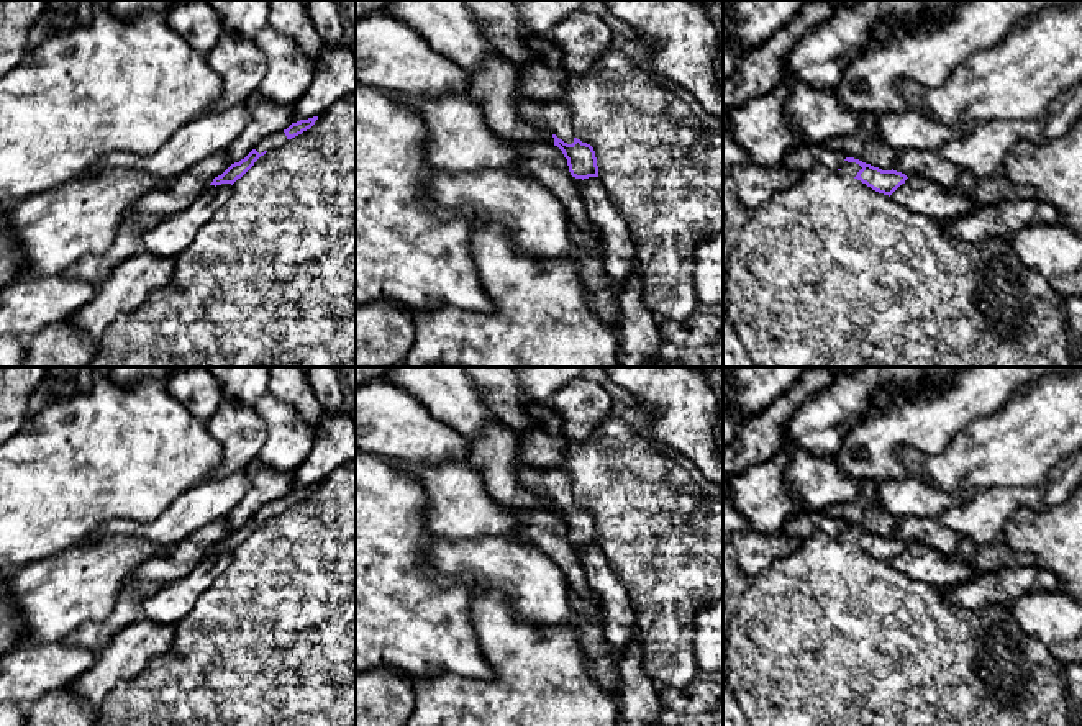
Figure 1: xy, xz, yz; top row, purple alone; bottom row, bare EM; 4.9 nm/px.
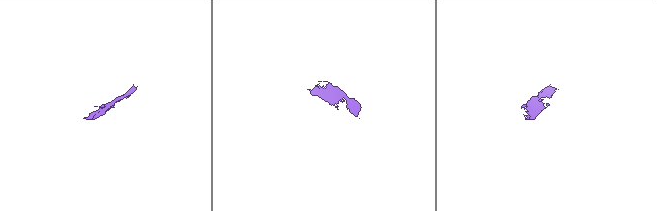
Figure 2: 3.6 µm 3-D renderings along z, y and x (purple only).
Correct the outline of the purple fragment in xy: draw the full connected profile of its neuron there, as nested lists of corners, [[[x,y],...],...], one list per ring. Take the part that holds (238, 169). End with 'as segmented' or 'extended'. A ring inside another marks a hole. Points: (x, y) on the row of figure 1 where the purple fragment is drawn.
[[[318,116],[300,120],[297,123],[292,123],[287,129],[270,134],[264,138],[244,159],[239,162],[231,164],[221,175],[215,177],[210,185],[221,185],[221,184],[234,184],[238,179],[241,179],[252,166],[254,162],[264,156],[267,151],[272,151],[289,139],[302,134],[303,131],[310,129]]] | extended

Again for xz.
[[[521,98],[518,115],[523,123],[552,134],[554,146],[567,159],[572,177],[582,180],[598,177],[595,151],[590,144],[575,138],[571,108],[562,100]]] | extended

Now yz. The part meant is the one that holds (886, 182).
[[[846,157],[839,169],[843,175],[857,179],[872,190],[889,197],[908,179],[893,169],[882,170],[854,157]]] | extended

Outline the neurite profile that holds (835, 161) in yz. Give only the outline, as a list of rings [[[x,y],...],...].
[[[812,144],[805,147],[807,166],[825,166],[828,169],[839,169],[844,162],[844,156],[841,152],[828,149],[825,144]]]

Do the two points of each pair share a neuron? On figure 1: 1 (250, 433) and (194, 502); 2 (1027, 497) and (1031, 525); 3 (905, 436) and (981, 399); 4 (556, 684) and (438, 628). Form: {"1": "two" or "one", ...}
{"1": "two", "2": "two", "3": "one", "4": "two"}

